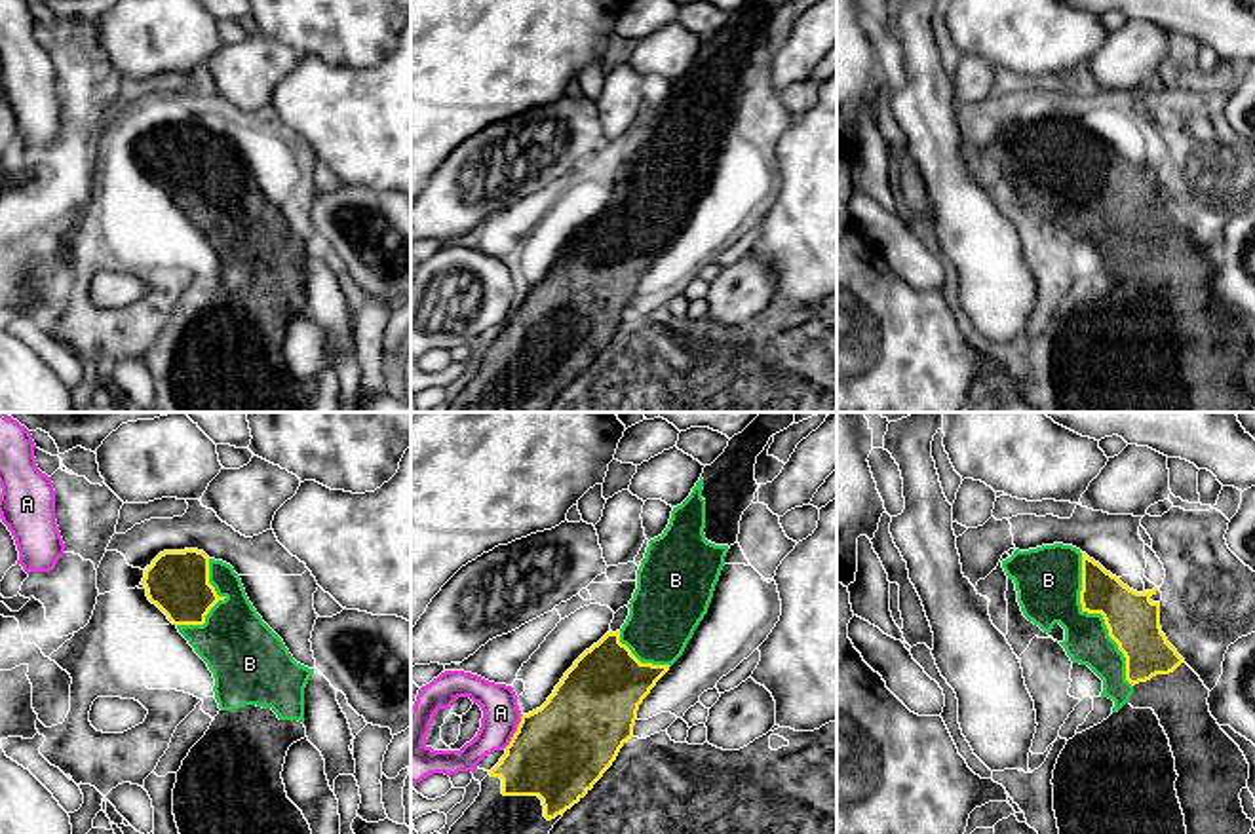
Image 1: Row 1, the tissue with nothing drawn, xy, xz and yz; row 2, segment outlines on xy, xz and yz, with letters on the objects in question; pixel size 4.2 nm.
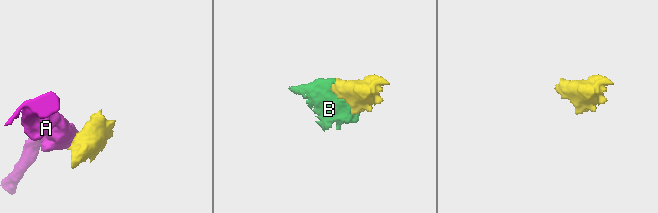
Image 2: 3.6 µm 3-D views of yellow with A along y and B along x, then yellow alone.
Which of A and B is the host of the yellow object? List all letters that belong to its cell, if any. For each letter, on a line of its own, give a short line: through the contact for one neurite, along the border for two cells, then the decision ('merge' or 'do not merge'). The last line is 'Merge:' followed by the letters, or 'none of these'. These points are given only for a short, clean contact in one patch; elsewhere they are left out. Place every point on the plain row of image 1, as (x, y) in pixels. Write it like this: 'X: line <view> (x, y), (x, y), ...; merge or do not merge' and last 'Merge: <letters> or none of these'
A: line xz (523, 289), (504, 322); do not merge
B: merge
Merge: B

